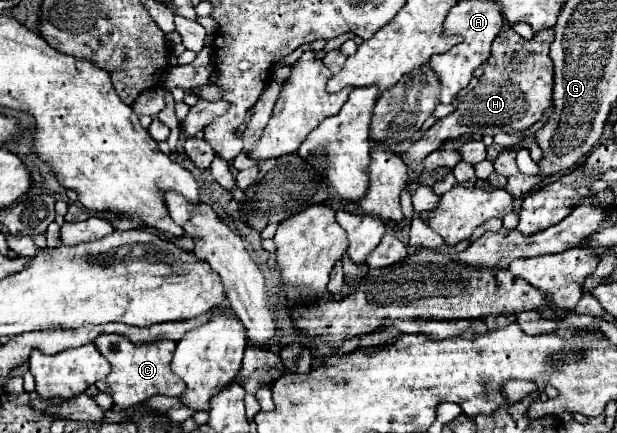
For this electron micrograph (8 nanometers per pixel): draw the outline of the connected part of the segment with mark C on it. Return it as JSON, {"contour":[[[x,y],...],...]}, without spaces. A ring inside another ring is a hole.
{"contour":[[[99,334],[95,338],[97,350],[111,362],[111,372],[107,374],[107,390],[119,408],[133,408],[143,404],[155,394],[181,396],[185,392],[185,382],[171,370],[171,358],[175,352],[173,340],[155,340],[149,344],[133,344],[121,334]]]}

